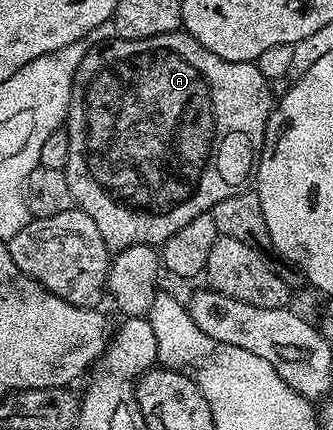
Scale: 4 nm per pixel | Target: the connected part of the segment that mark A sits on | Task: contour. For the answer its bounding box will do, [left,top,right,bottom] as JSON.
[66,29,274,251]

